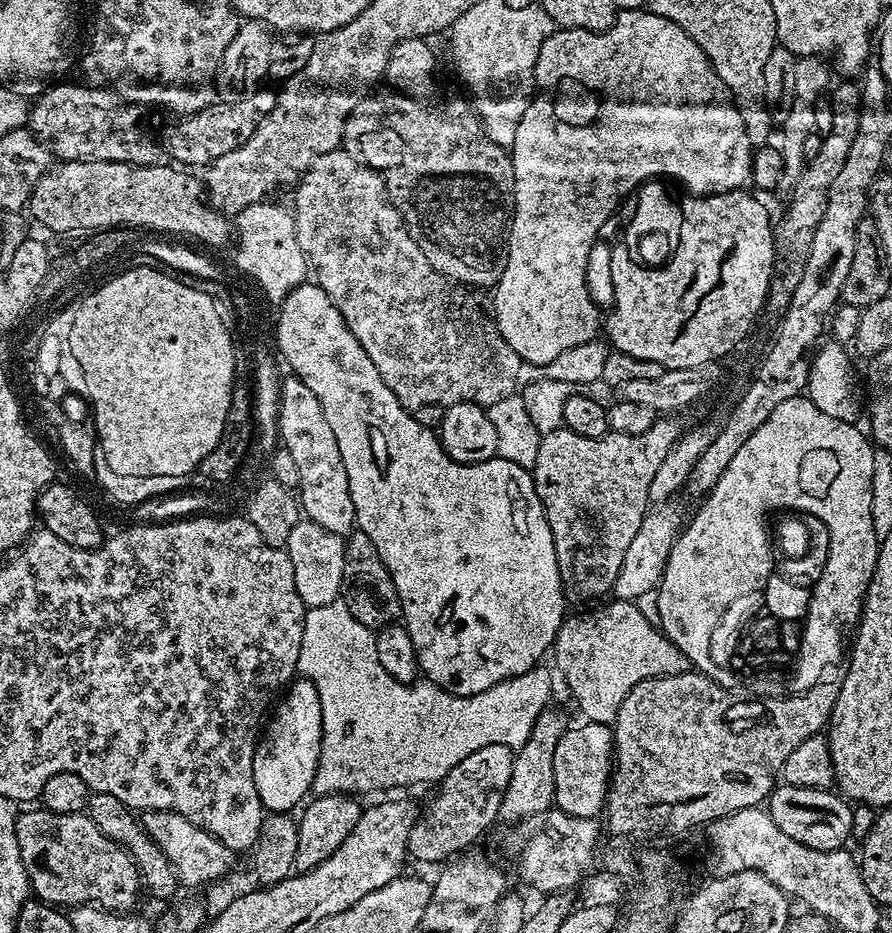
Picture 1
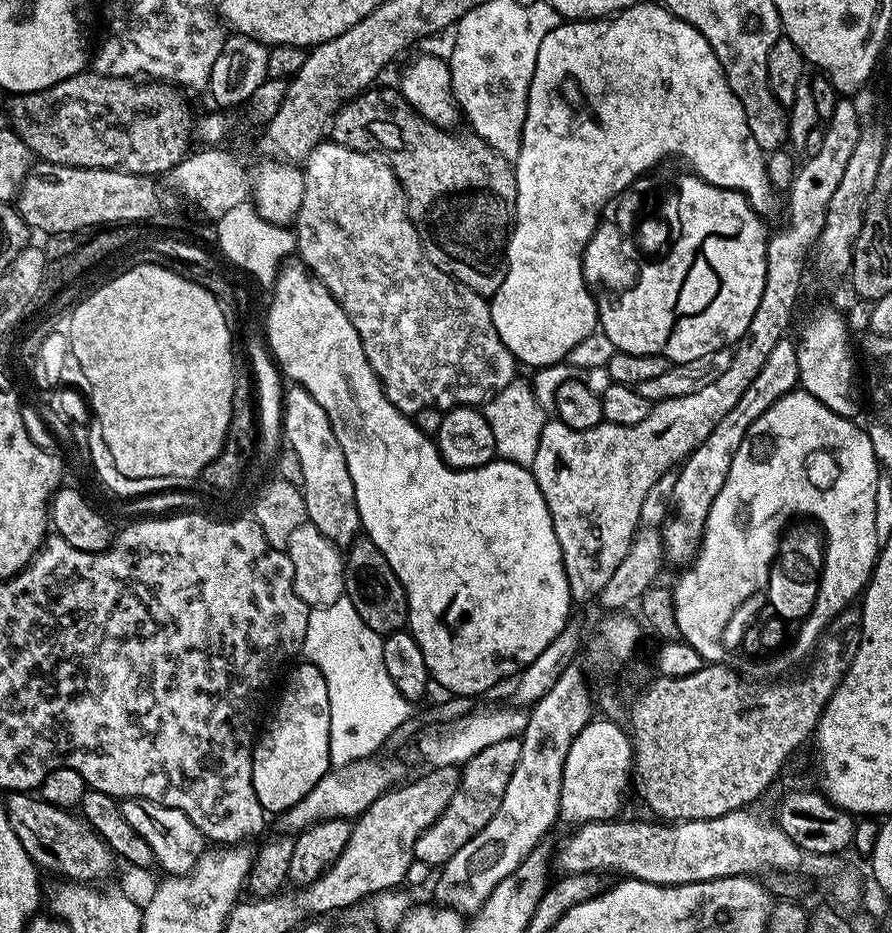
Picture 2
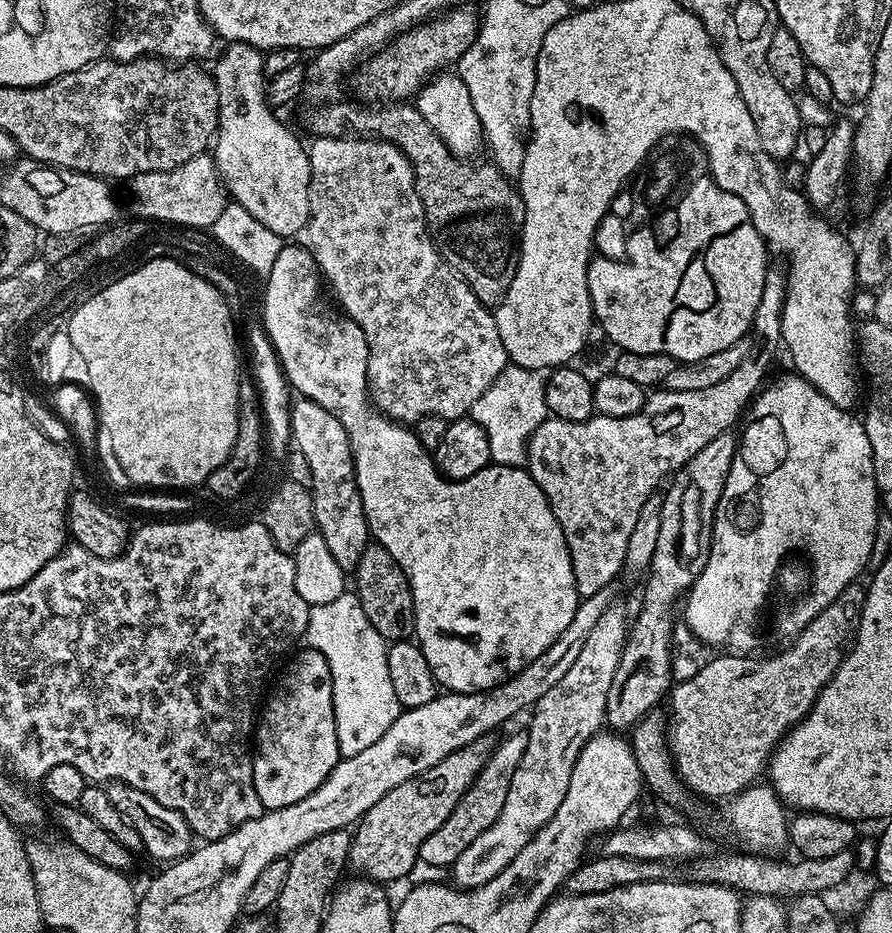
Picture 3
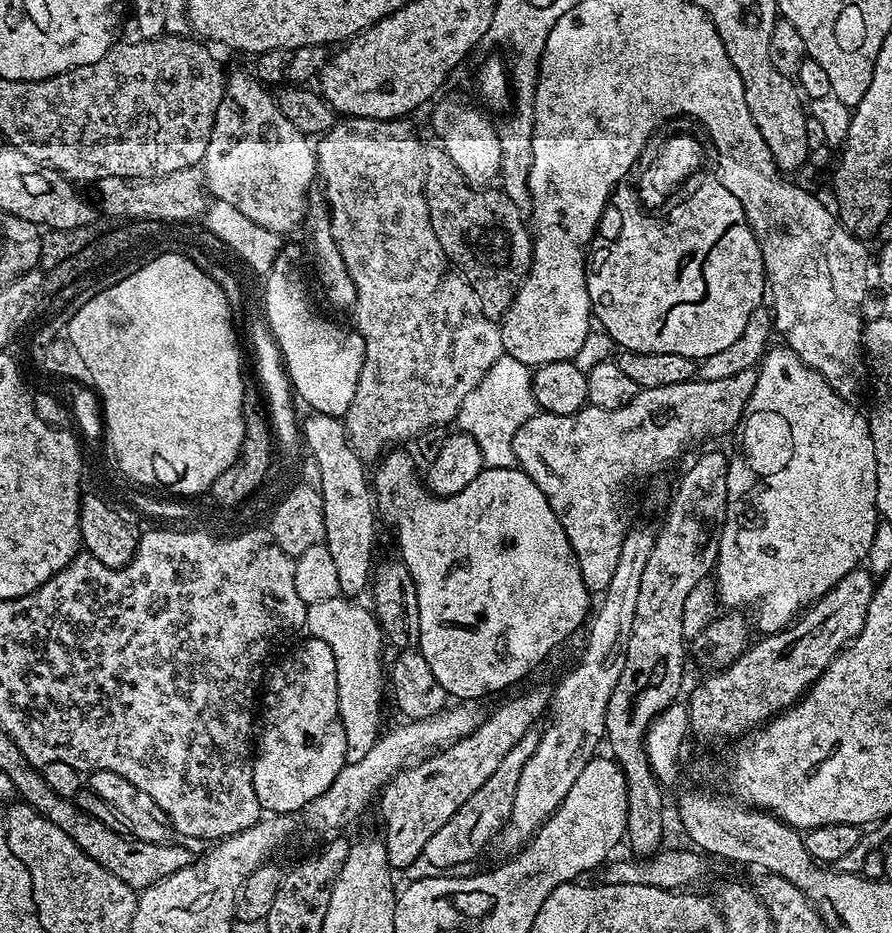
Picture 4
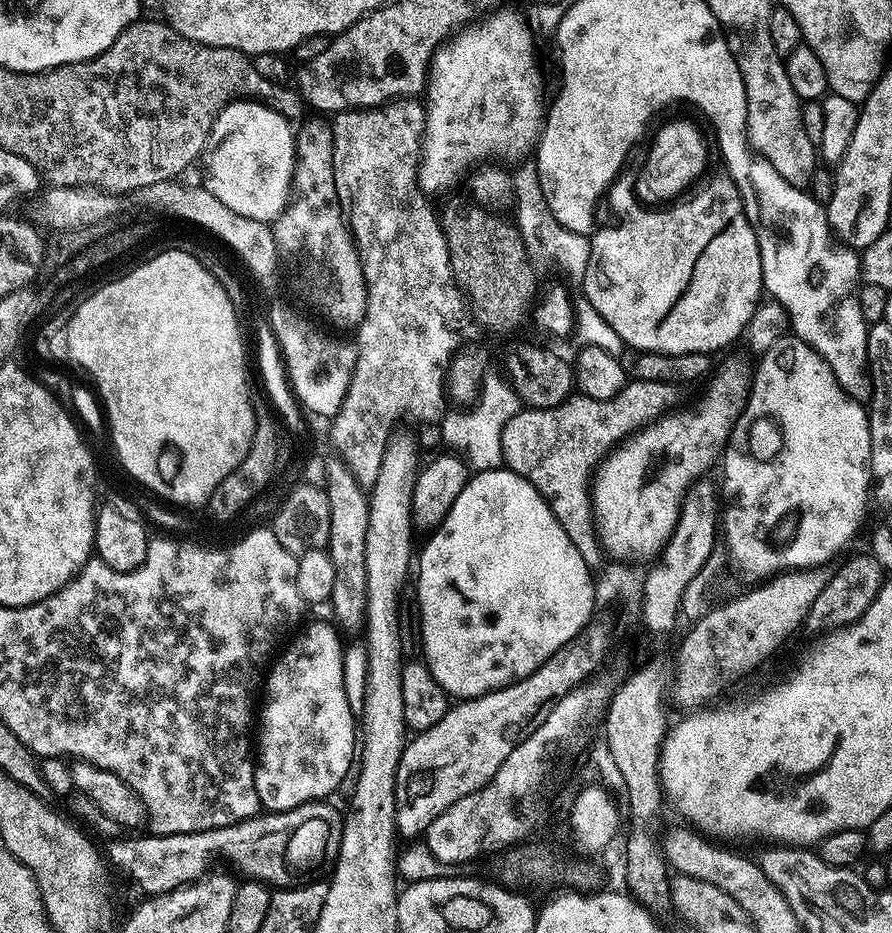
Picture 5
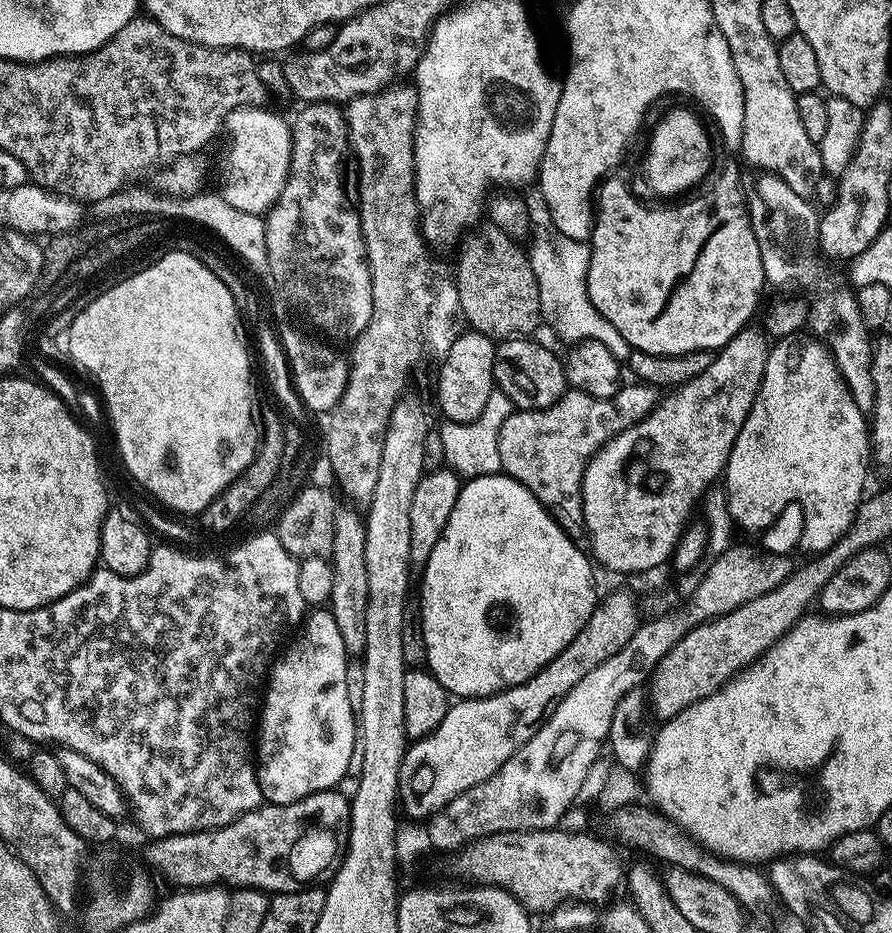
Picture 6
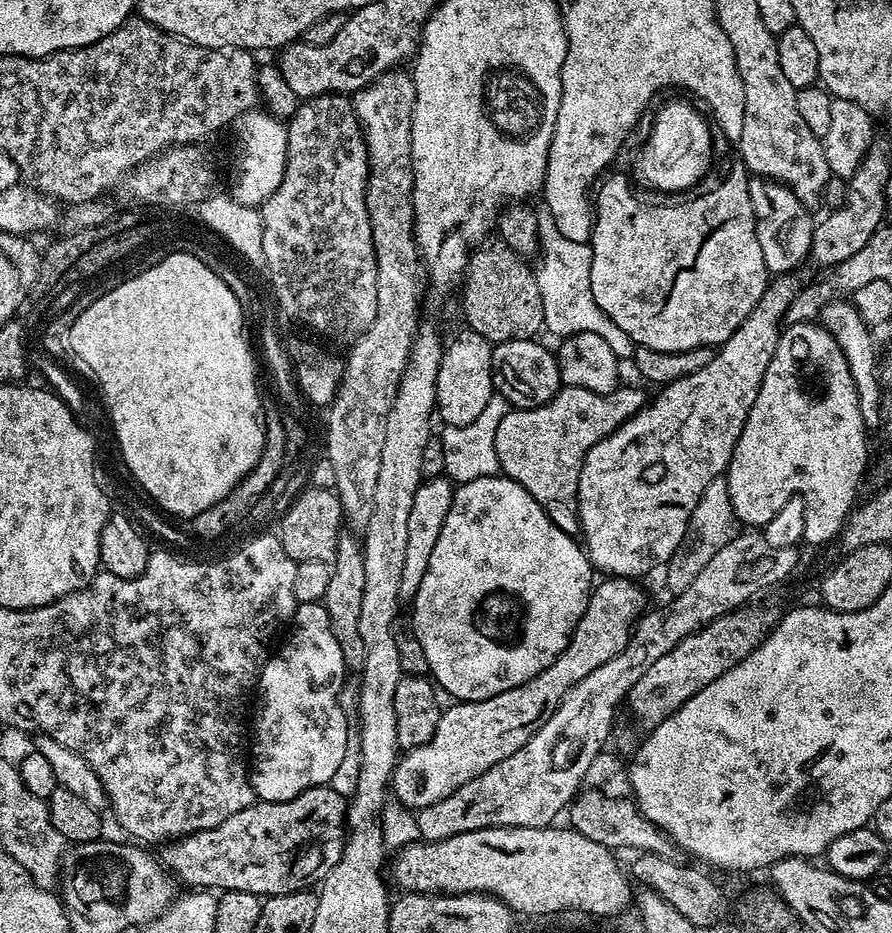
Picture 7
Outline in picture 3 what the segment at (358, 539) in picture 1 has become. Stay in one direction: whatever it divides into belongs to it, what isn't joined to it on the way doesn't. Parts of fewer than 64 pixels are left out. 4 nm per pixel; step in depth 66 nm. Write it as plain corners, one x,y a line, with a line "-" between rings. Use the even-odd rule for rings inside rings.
369,542
366,550
362,550
359,562
356,563
354,575
357,586
364,588
364,592
362,591
364,613
374,626
374,630
378,630
378,634
388,642
405,639
413,631
416,615
408,579
398,566
398,562
390,558
383,544

